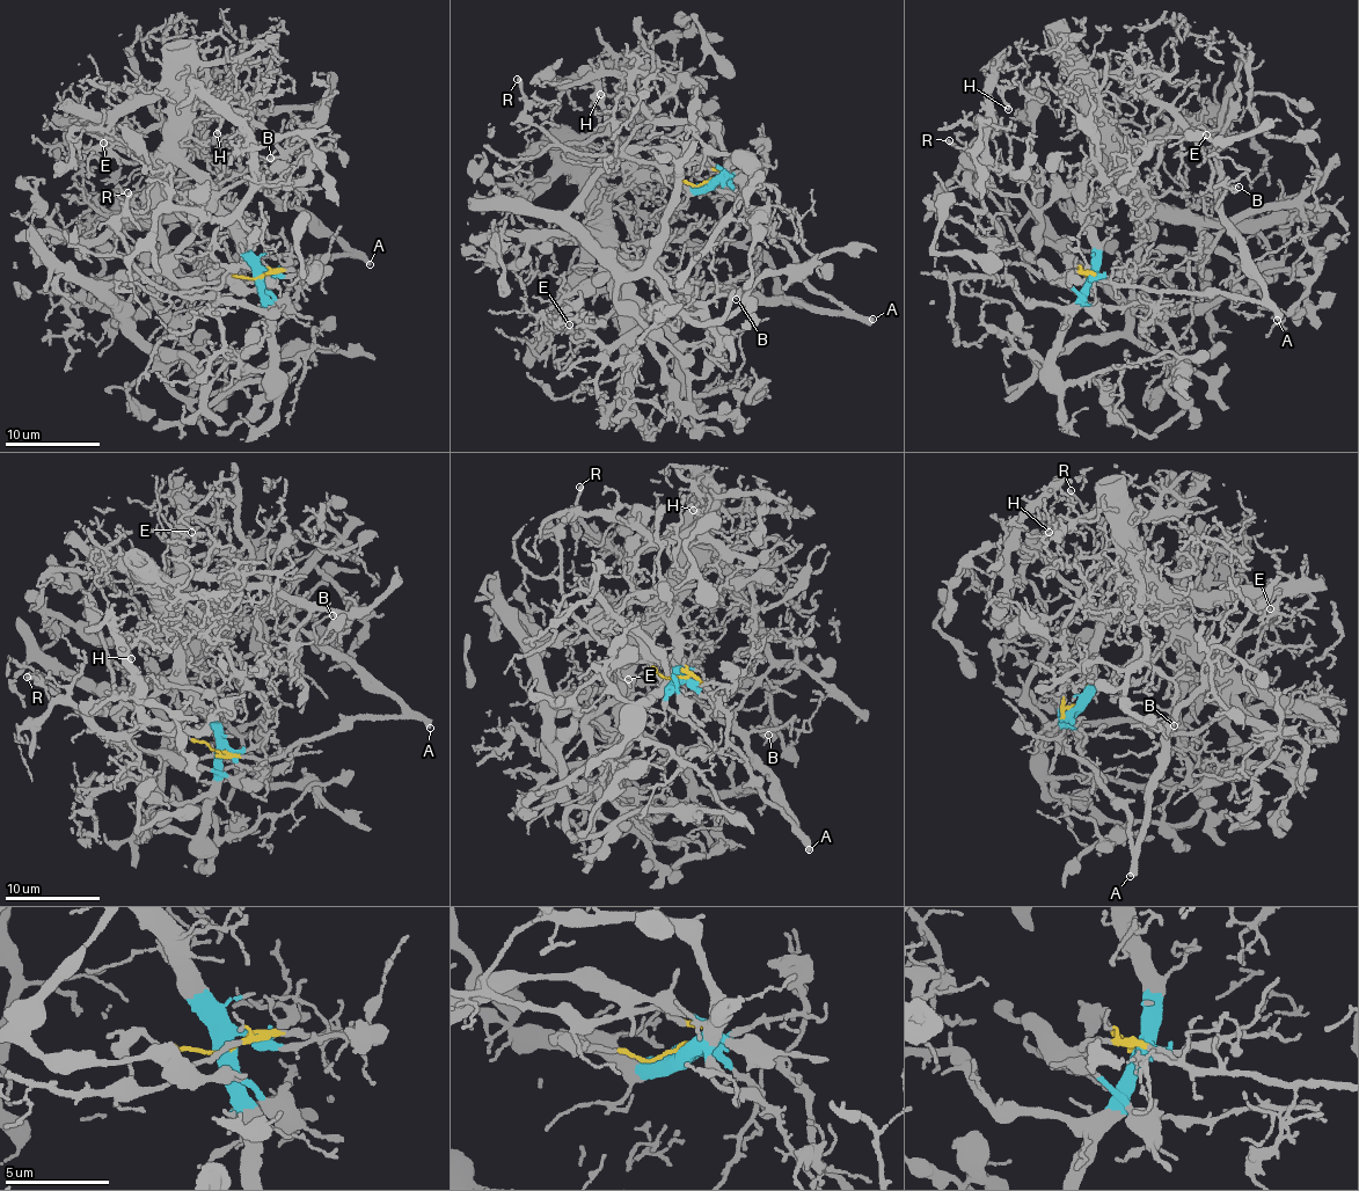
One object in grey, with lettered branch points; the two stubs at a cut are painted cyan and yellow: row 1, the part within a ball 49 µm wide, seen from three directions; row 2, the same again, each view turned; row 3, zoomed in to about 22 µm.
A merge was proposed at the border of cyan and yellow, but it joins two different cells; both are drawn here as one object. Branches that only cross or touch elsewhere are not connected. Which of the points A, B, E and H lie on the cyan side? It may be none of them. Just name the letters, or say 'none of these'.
E, H

